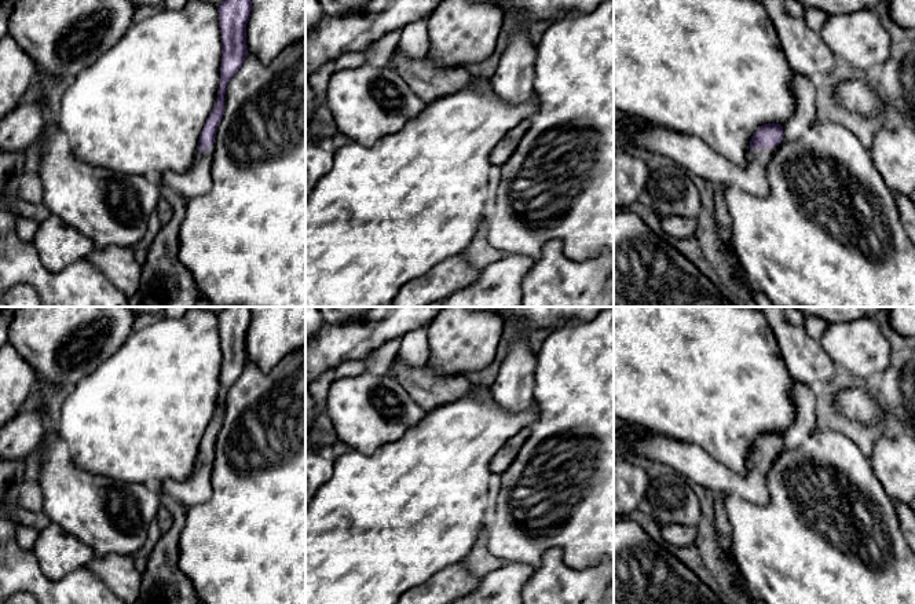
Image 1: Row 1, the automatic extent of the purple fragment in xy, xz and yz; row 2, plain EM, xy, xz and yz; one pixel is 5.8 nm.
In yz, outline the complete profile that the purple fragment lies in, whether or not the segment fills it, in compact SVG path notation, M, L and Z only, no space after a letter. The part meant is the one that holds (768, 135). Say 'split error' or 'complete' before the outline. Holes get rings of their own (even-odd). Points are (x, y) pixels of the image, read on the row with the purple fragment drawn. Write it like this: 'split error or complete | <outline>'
split error | M614 122L614 146L641 149L662 154L691 175L703 177L714 186L732 184L754 197L766 197L768 164L783 140L783 127L764 124L751 136L744 166L732 164L713 151L703 140L649 124L633 135Z

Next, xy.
split error | M223 0L216 6L222 32L220 85L213 110L200 133L193 165L184 172L165 171L158 183L179 193L186 199L206 194L212 187L211 168L215 153L216 128L224 110L226 87L242 66L246 50L246 23L250 17L250 0Z

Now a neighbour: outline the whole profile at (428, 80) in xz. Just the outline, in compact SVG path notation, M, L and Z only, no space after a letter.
M395 50L389 56L388 66L425 102L458 92L475 81L475 76L465 67L436 65L428 54L414 59L399 55Z

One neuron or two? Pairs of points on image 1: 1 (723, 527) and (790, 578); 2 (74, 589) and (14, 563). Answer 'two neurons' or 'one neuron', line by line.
1: two neurons
2: one neuron

